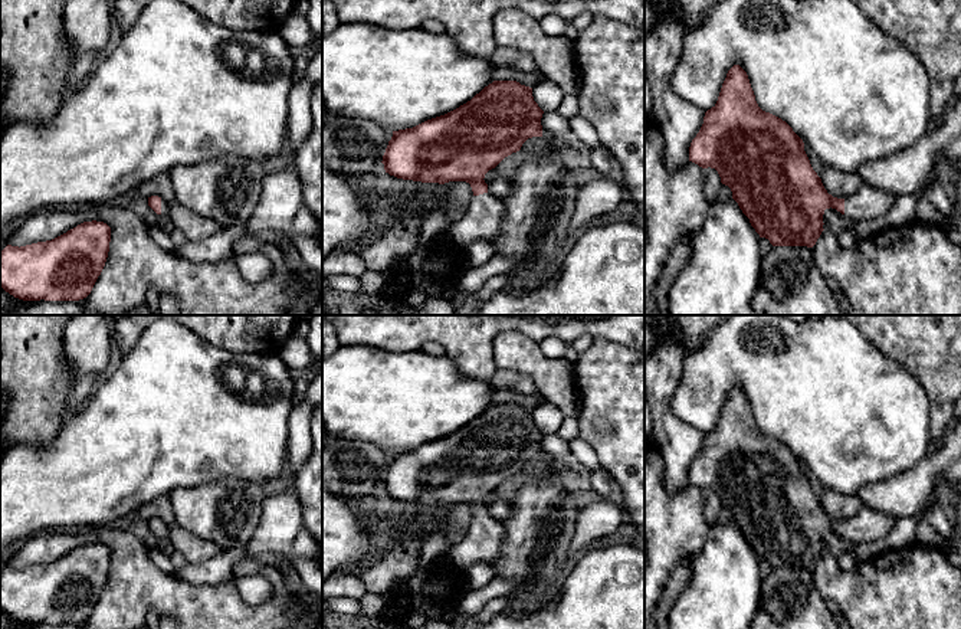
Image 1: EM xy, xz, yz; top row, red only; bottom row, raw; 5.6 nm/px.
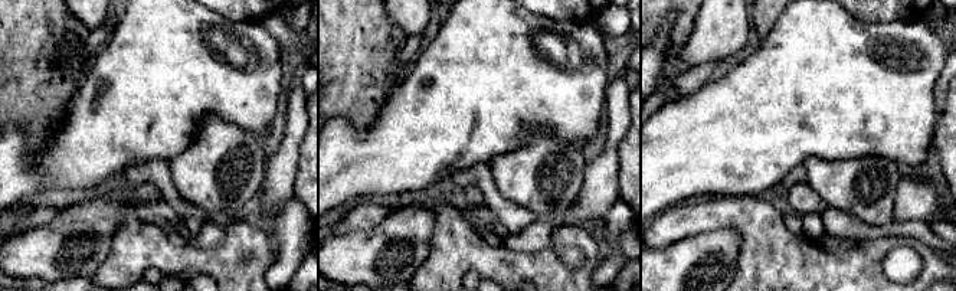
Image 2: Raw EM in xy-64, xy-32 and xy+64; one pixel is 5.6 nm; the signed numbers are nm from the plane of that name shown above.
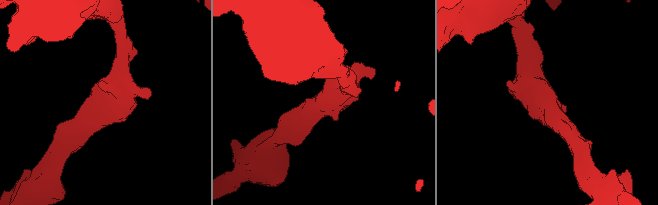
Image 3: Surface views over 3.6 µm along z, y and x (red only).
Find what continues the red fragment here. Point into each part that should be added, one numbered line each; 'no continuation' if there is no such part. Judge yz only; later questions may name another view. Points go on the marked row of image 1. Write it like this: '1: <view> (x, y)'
1: yz (868, 203)

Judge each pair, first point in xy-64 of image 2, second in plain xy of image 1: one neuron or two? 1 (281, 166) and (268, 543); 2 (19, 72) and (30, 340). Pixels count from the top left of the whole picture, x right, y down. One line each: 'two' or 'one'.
1: one
2: one

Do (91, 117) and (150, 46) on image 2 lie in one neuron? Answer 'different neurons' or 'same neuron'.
same neuron

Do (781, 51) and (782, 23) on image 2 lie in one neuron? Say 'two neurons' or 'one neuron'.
one neuron

